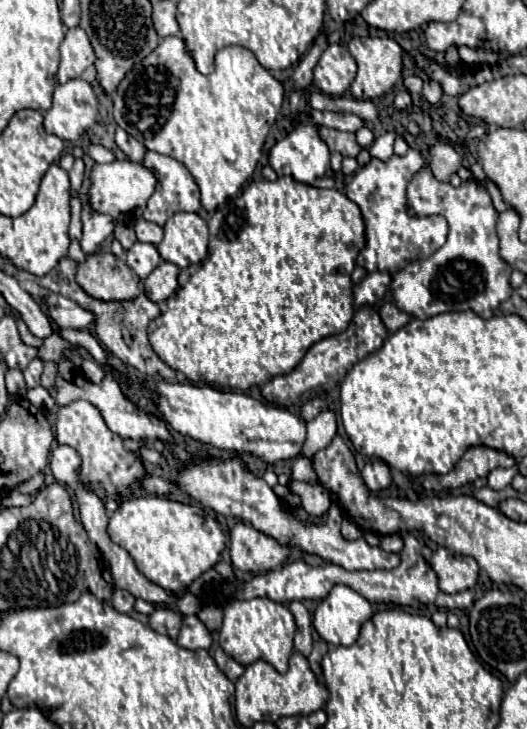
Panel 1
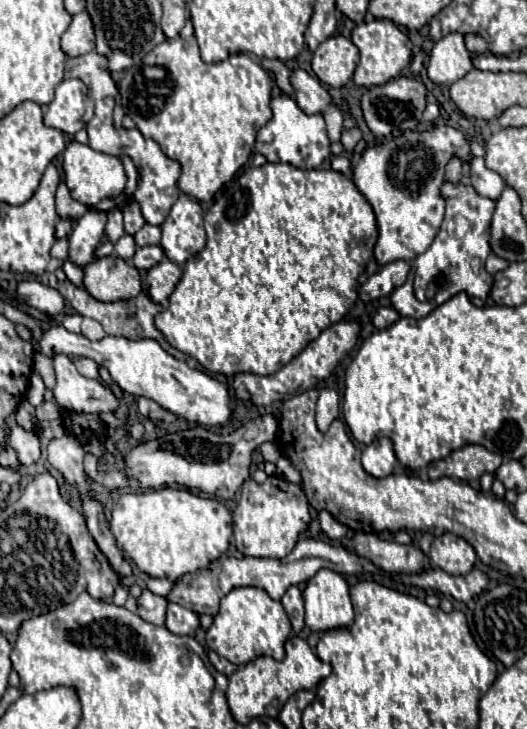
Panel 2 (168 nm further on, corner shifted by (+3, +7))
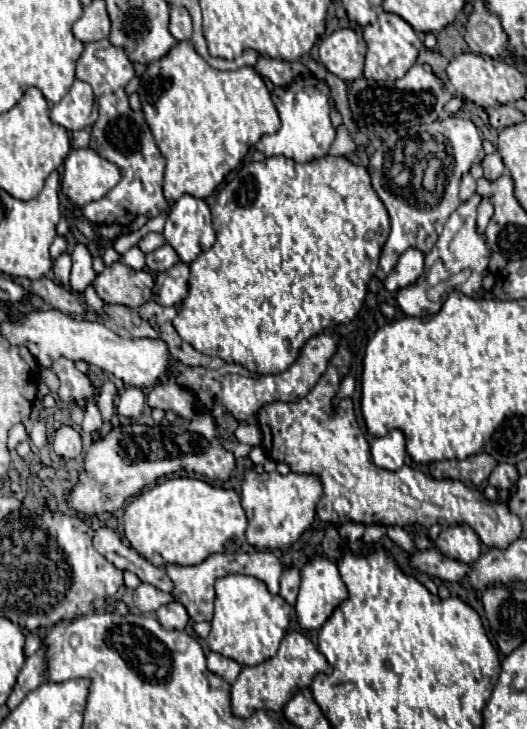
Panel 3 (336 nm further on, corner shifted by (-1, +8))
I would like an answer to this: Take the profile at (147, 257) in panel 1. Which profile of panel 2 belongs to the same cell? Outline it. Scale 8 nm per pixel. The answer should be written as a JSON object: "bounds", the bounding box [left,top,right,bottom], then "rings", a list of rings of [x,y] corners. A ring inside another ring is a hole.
{"bounds":[132,245,164,269],"rings":[[[148,245],[148,247],[138,247],[136,255],[132,259],[136,269],[152,269],[156,263],[164,259],[164,251],[160,245]]]}

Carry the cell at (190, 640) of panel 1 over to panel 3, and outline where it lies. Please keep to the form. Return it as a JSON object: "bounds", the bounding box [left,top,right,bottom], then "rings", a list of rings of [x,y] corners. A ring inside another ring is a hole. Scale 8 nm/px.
{"bounds":[156,602,190,630],"rings":[[[170,602],[168,606],[162,606],[156,612],[156,618],[166,630],[184,630],[190,622],[190,616],[180,602]]]}

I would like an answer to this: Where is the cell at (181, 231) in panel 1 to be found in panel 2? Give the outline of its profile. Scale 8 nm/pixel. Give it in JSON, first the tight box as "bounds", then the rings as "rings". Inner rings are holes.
{"bounds":[160,193,204,265],"rings":[[[180,193],[162,225],[160,247],[168,259],[172,259],[176,265],[184,265],[190,257],[200,253],[204,245],[204,211],[198,201]]]}

